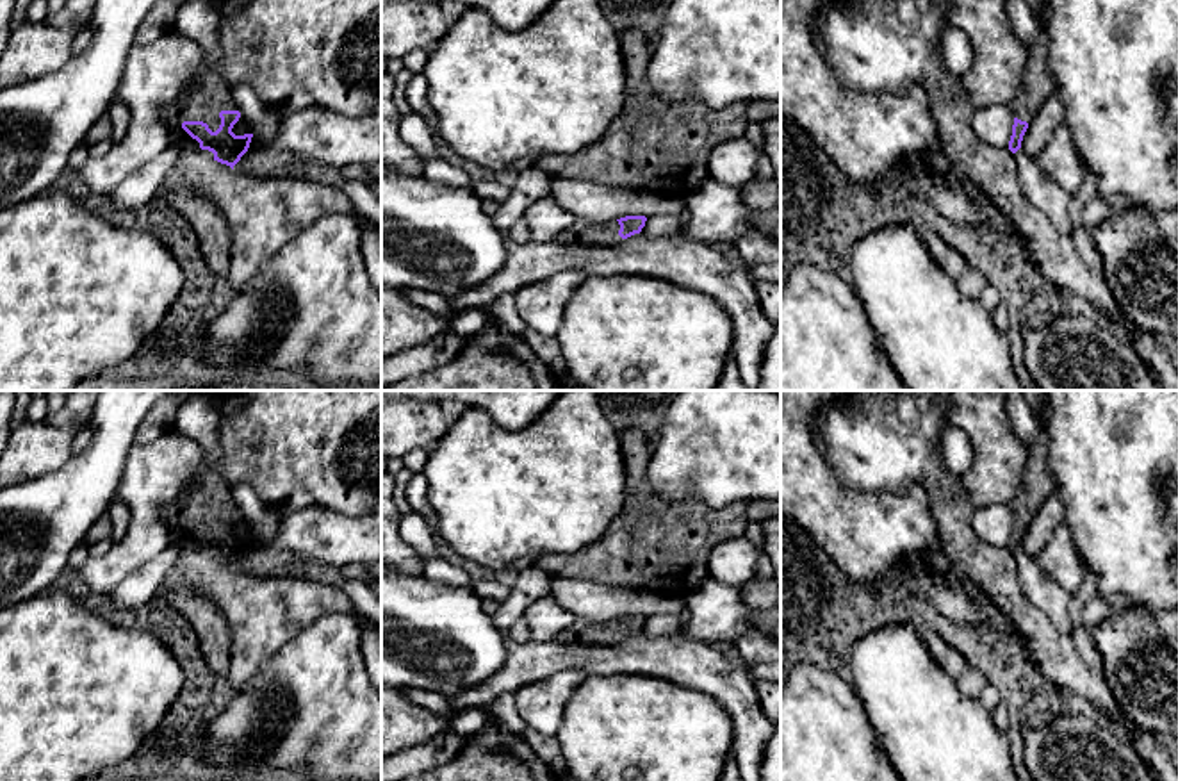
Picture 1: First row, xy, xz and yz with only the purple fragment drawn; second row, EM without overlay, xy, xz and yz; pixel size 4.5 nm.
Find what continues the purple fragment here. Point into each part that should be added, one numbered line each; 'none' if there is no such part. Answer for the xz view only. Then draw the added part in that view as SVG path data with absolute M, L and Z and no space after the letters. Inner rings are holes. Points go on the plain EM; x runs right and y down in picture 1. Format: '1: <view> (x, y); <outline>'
1: xz (606, 633); M611 619L604 624L577 622L567 633L560 635L560 642L586 642L597 645L615 645L624 638L618 635L620 624L617 619Z

